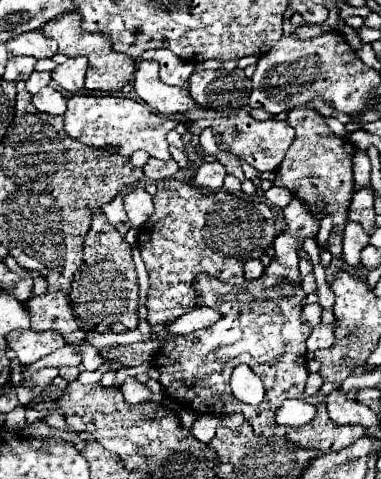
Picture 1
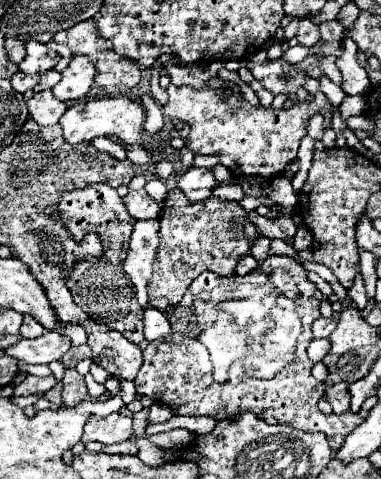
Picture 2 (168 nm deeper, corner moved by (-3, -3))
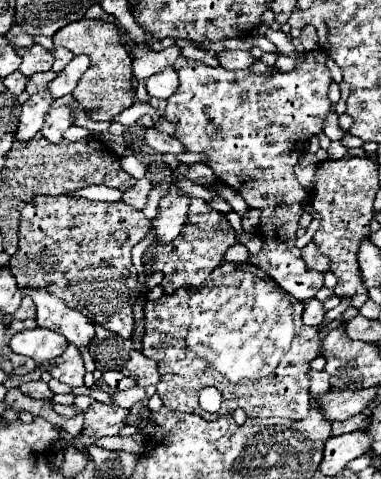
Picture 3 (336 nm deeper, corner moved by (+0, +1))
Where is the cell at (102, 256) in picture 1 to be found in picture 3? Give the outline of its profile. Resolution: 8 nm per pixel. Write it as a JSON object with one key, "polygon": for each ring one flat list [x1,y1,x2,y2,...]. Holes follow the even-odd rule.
{"polygon":[[36,196,22,210,20,220,20,248,10,260,10,272,18,286,46,288,54,296,62,298,68,306,82,312,106,330,132,338,134,332,134,302,138,298,136,268,130,260,130,250,150,230,150,220,130,204,118,202,92,202,76,196]]}

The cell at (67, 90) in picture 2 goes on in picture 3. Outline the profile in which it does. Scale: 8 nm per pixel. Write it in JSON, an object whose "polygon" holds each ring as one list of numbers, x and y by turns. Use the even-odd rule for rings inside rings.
{"polygon":[[74,56,72,62,48,84,50,94,54,94,54,98,70,94,76,88,76,84,82,78,82,74,88,70,88,64,90,64,90,58]]}

